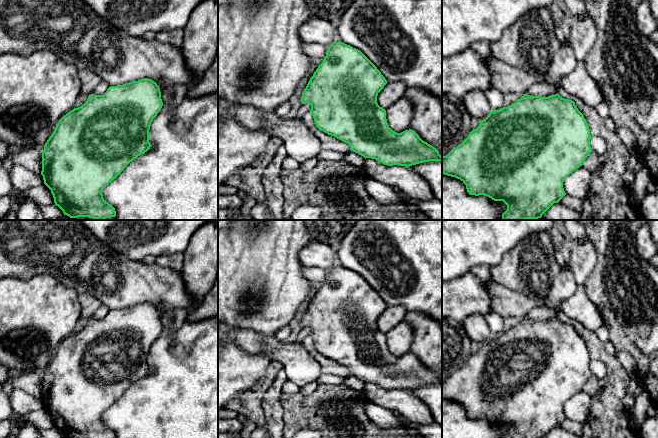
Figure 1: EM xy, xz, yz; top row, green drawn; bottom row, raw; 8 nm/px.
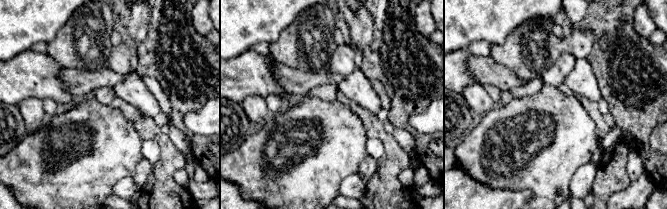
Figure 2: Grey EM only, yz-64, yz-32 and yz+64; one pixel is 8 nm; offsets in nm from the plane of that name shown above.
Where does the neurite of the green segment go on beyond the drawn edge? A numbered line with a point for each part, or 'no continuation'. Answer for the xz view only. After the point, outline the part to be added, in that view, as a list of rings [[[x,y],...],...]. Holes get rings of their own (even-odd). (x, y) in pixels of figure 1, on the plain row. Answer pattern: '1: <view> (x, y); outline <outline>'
no continuation

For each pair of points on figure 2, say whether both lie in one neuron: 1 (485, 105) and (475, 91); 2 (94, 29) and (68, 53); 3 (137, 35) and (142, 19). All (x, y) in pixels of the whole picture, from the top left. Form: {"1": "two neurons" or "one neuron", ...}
{"1": "one neuron", "2": "one neuron", "3": "one neuron"}

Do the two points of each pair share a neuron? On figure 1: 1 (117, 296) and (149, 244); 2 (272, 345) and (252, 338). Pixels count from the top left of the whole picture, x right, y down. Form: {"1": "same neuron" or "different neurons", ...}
{"1": "different neurons", "2": "same neuron"}

